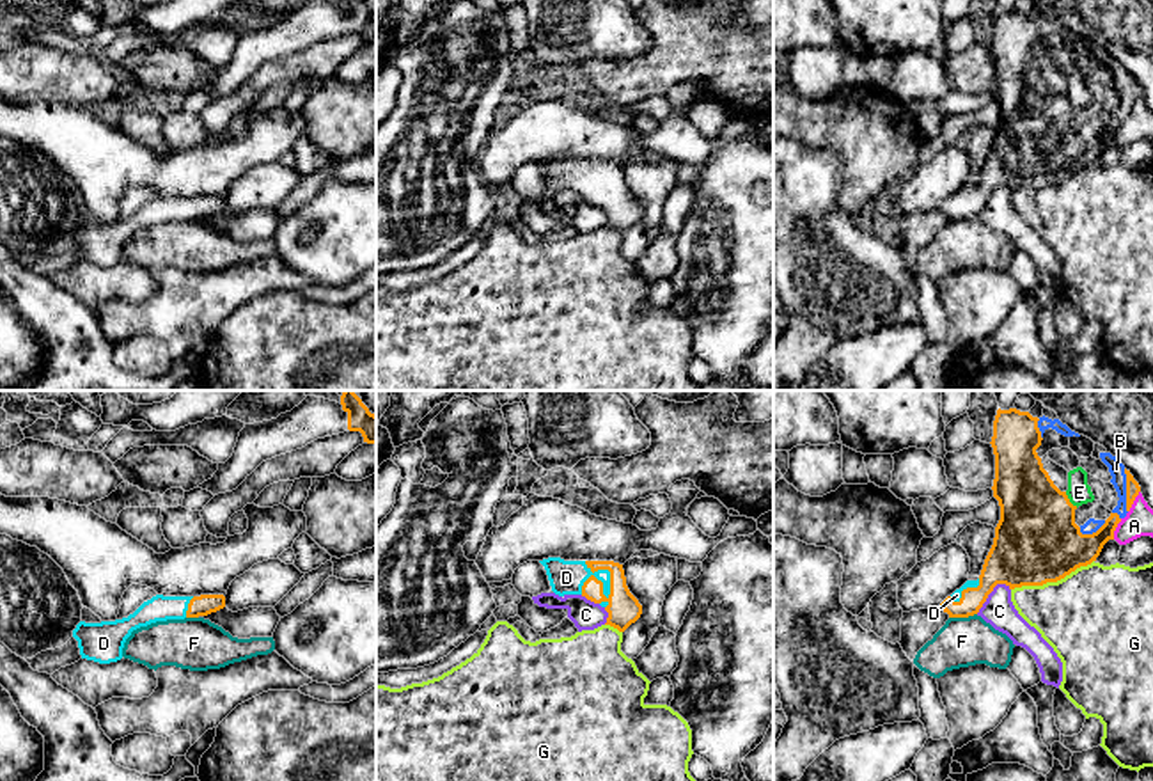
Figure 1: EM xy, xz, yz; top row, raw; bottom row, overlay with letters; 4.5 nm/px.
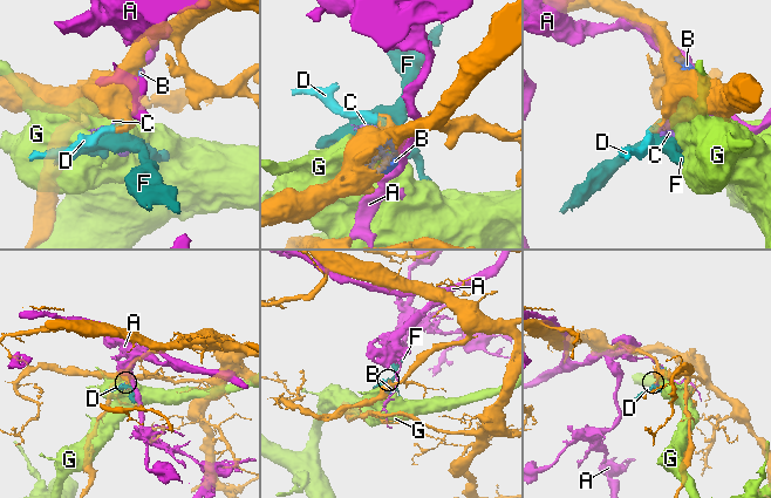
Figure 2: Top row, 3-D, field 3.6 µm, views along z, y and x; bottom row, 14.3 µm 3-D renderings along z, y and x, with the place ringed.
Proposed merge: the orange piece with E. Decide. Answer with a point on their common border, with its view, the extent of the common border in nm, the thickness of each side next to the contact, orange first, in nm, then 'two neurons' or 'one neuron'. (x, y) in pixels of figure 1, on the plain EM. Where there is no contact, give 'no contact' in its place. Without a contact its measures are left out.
yz (1068, 103) | 90 nm | 380/110 nm | one neuron

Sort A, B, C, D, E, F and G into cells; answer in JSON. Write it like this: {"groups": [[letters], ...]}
{"groups": [["A"], ["B", "D", "E"], ["C"], ["F"], ["G"]]}

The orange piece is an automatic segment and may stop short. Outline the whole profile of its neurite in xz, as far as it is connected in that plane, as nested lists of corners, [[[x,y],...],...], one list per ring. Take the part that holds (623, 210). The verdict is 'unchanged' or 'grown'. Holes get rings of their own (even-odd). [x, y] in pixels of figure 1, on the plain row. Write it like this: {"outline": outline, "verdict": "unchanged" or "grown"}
{"outline": [[[548,160],[539,165],[545,169],[552,193],[555,197],[582,197],[587,202],[600,206],[608,215],[605,227],[624,234],[640,220],[642,208],[626,188],[623,167],[614,163],[564,163],[561,160]]], "verdict": "grown"}

